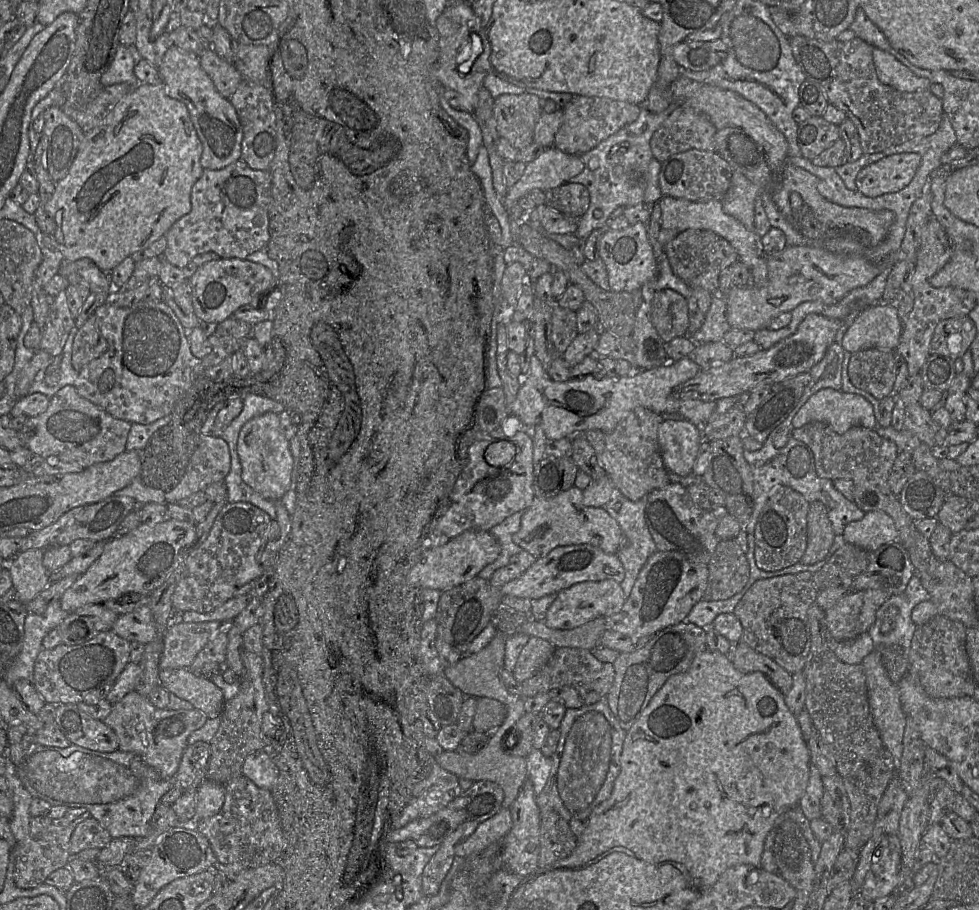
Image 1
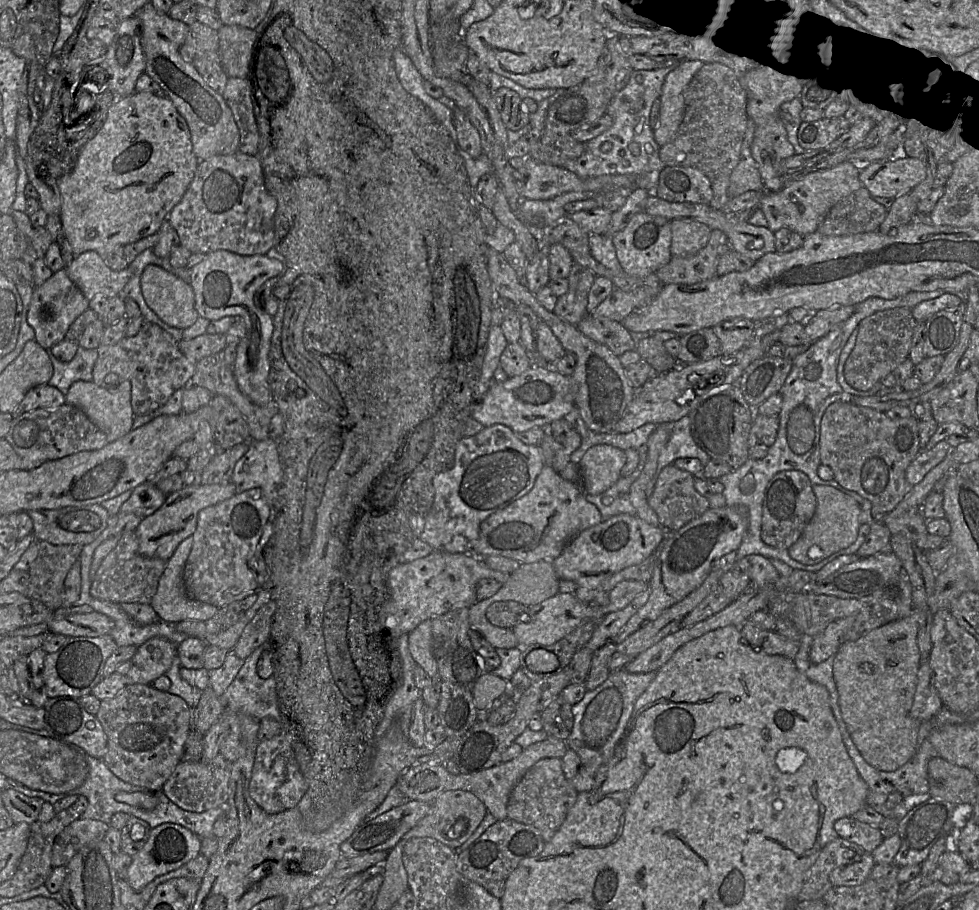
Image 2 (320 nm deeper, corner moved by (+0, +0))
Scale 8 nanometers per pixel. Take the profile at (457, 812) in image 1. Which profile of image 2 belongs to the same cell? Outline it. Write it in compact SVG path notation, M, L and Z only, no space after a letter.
M411 800L363 823L340 846L342 857L355 857L395 847L430 810L431 803Z

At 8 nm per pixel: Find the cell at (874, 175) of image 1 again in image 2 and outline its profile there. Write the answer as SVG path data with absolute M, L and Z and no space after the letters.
M925 151L925 159L919 157L904 156L902 158L886 157L869 163L860 173L862 186L865 186L873 197L895 199L898 195L911 191L927 176L928 158Z

